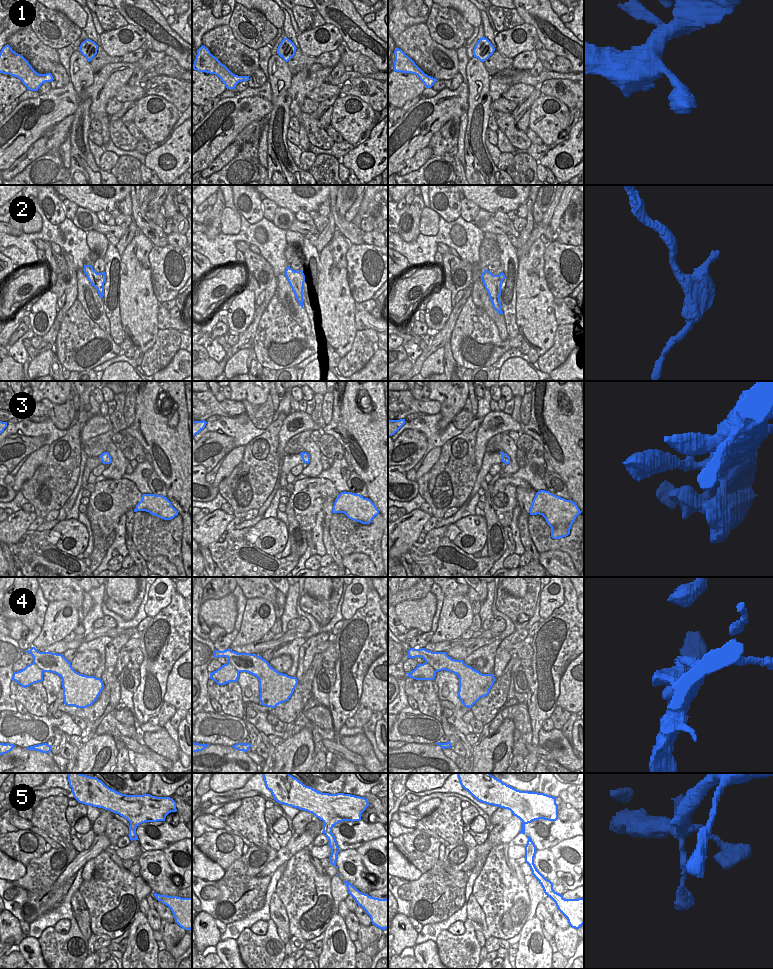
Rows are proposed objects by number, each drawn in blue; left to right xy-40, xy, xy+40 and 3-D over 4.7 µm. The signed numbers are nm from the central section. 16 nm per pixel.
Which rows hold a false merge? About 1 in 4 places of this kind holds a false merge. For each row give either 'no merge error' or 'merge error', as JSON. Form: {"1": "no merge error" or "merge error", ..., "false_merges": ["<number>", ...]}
{"1": "no merge error", "2": "merge error", "3": "no merge error", "4": "no merge error", "5": "no merge error", "false_merges": ["2"]}

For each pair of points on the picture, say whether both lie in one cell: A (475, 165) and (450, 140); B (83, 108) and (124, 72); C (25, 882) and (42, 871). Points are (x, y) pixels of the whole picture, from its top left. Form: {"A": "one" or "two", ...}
{"A": "two", "B": "two", "C": "one"}

